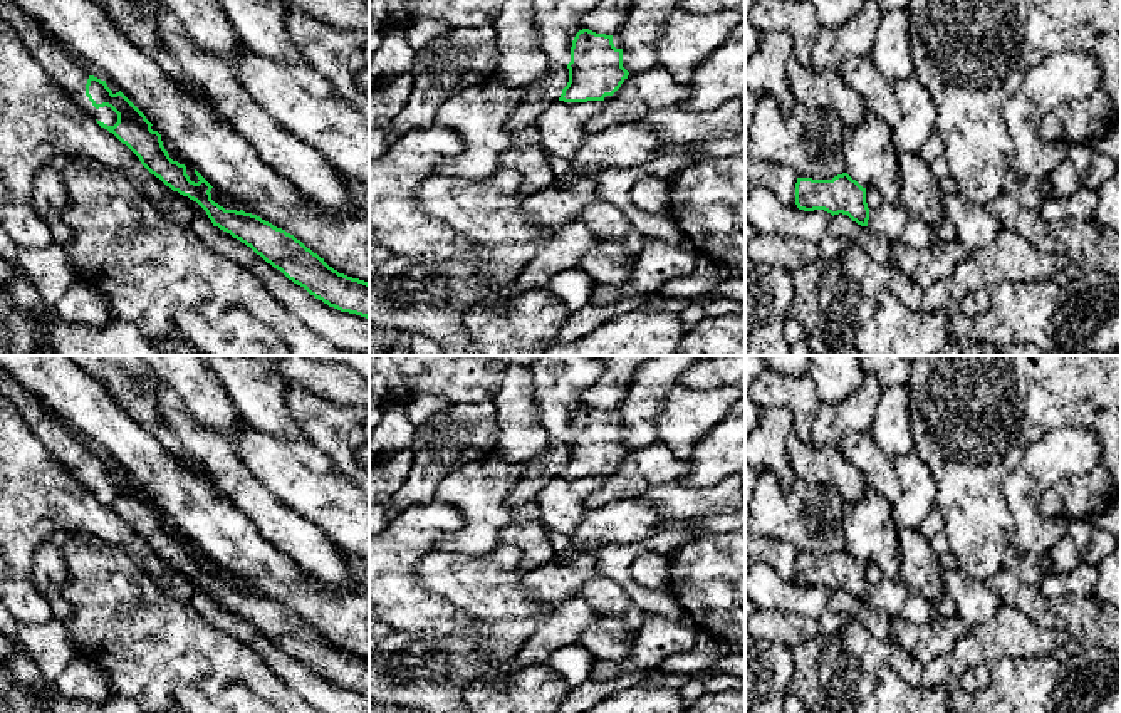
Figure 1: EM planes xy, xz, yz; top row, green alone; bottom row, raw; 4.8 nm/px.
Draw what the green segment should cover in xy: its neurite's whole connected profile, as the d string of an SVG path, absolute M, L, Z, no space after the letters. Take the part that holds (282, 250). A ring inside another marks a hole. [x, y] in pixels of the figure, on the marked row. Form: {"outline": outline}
{"outline": "M12 0L0 2L0 18L5 20L27 45L42 69L50 74L59 86L62 86L96 121L101 128L112 133L123 144L126 144L141 161L141 164L156 178L159 178L173 191L196 201L211 220L213 226L230 233L250 247L274 268L280 270L289 280L304 287L310 295L322 300L329 307L341 312L356 314L369 319L369 284L359 278L347 277L329 267L324 258L307 248L294 235L257 215L243 210L225 210L211 200L211 185L195 169L198 183L186 174L186 166L173 161L163 146L161 134L151 129L146 116L119 91L112 92L106 81L101 81L87 72L84 60L77 55L69 55L59 44L47 37L47 32L27 13L23 13Z"}

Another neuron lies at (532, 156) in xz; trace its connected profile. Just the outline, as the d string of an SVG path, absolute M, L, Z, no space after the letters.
M542 144L512 148L502 154L502 168L510 168L524 176L525 190L537 191L557 183Z

